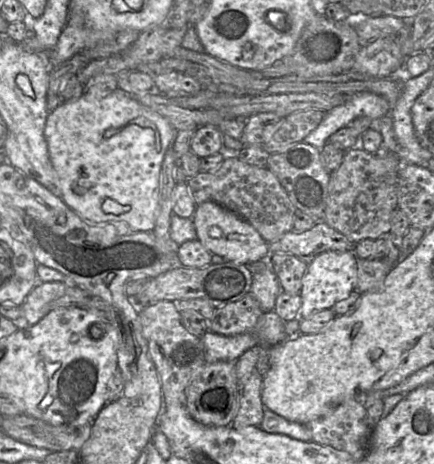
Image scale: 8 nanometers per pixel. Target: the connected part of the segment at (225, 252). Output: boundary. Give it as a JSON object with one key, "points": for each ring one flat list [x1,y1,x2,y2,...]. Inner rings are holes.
{"points":[[215,202,197,205,192,220,197,240,212,254,223,257,225,262,252,264,270,255,269,244,248,221]]}

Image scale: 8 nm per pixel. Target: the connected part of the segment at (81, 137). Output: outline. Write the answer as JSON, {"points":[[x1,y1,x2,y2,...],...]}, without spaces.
{"points":[[119,88,105,96,85,92,75,101,62,102,49,112,44,129,62,200,84,220,98,226,113,226,118,235,153,232,159,213,162,163,176,132,166,118]]}

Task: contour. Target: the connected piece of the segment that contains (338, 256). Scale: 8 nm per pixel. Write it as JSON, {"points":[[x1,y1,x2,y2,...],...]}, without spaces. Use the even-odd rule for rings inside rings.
{"points":[[325,251,318,254,308,264,299,293,301,296,299,319,307,319,316,312,331,309,337,302,346,299,355,290,357,259,354,251]]}

